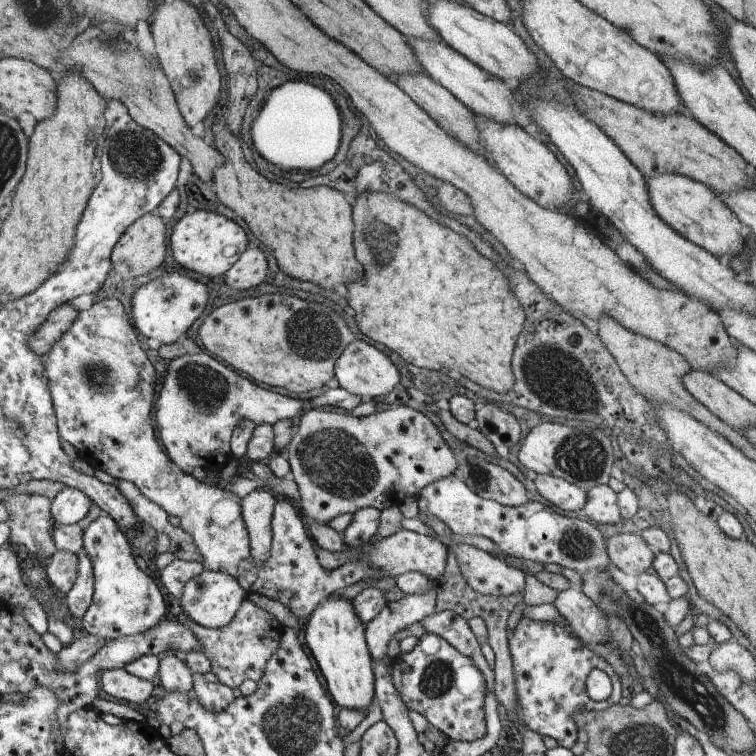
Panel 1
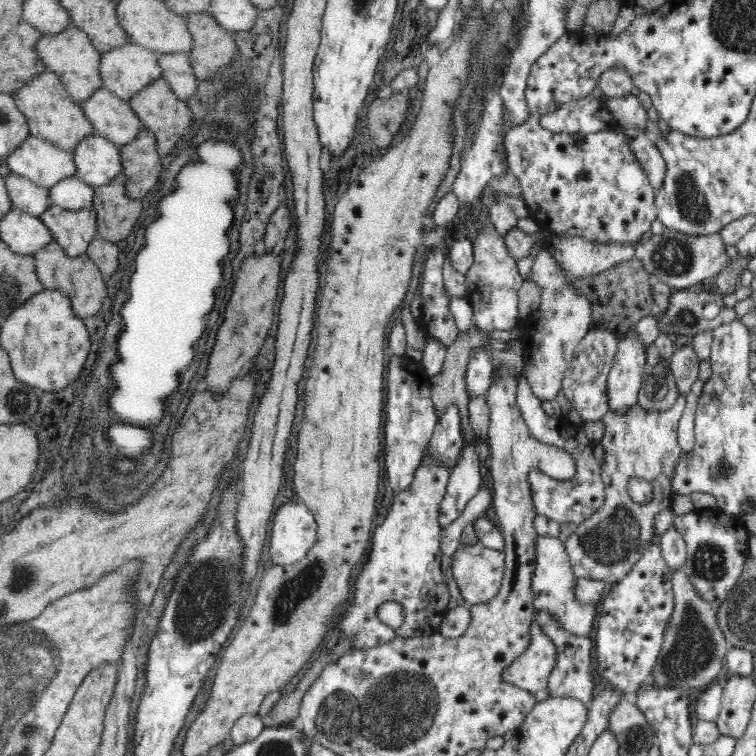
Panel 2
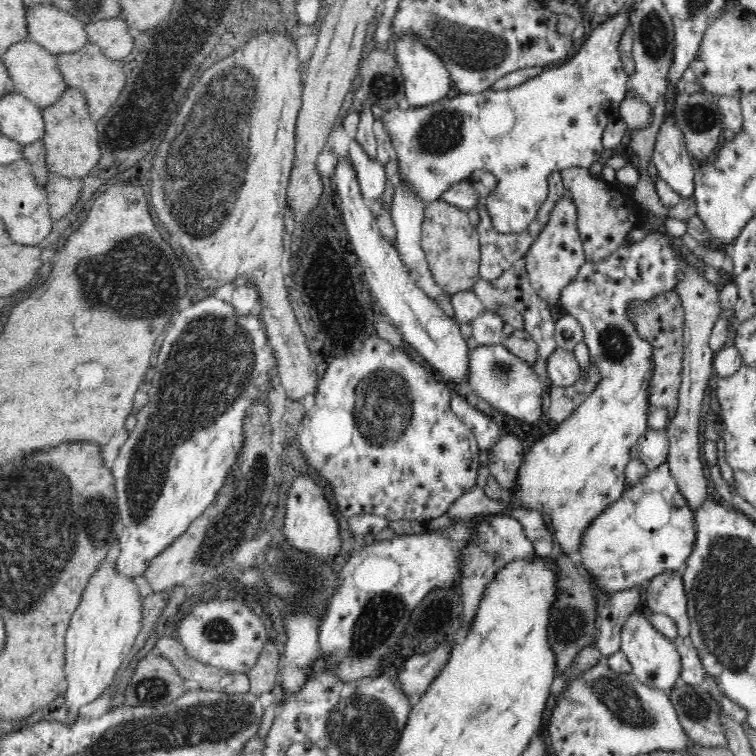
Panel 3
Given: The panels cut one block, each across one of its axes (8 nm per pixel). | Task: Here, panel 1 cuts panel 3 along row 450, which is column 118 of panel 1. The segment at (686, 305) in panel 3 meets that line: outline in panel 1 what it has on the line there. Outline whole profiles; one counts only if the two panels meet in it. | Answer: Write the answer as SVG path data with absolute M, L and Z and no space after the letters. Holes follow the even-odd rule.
M106 669L100 672L99 683L108 696L128 704L142 704L152 694L152 684L124 669Z

